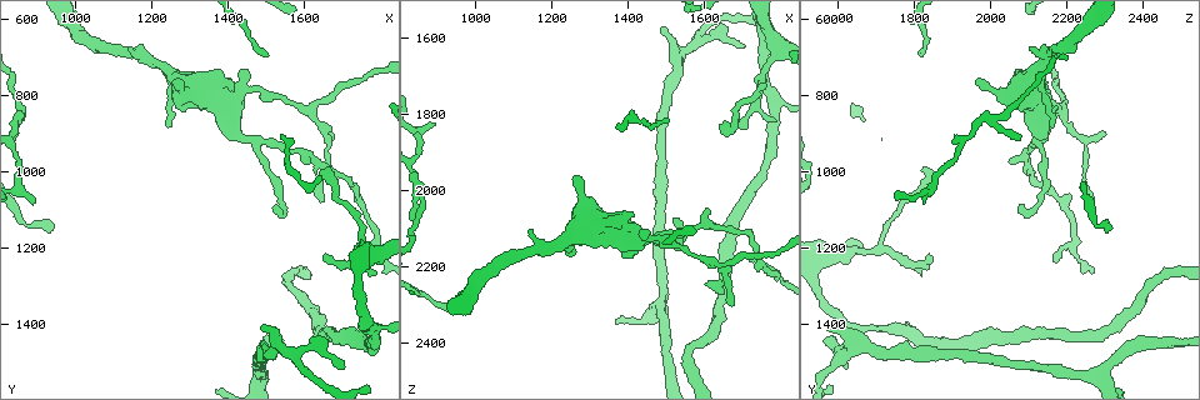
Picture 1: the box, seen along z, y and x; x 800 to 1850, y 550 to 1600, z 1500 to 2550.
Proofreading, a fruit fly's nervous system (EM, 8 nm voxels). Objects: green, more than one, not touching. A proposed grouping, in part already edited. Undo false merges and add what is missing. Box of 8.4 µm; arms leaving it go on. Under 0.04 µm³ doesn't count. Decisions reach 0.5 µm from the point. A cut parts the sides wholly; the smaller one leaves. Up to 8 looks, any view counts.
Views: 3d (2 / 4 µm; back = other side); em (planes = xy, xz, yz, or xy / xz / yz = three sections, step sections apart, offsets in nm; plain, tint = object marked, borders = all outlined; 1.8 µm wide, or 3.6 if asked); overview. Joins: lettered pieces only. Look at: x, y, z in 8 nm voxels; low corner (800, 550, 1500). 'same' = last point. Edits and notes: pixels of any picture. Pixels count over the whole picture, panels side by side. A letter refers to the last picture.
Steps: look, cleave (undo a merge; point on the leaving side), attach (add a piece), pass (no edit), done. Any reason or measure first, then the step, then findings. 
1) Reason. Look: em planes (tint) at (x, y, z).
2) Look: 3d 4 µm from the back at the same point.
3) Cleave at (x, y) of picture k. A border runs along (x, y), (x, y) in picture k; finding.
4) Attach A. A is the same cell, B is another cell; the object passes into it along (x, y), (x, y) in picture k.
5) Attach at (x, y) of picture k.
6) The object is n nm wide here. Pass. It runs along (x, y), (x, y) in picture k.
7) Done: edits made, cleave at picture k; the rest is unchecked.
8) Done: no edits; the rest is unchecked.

An open end. Look: 3d 4 µm from the back at (1490, 1420, 1575).

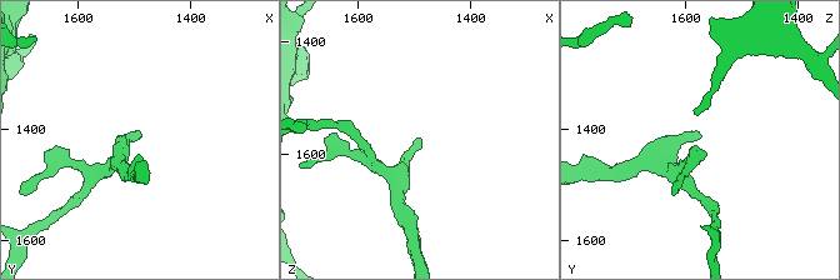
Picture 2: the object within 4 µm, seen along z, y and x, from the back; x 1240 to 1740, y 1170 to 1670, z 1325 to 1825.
Now the EM. Look: em xz step 8 (borders) at (1490, 1415, 1575).

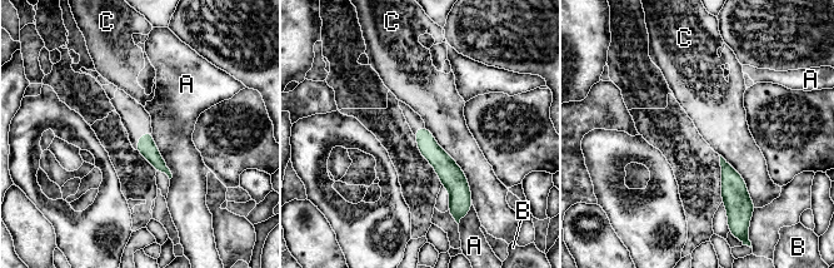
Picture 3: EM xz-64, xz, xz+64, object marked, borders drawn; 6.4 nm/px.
Look: em planes (borders) at the same point.

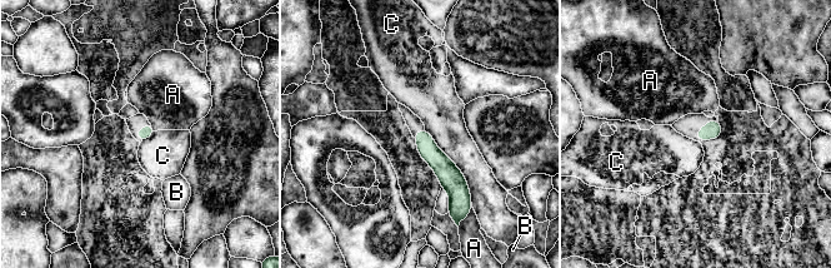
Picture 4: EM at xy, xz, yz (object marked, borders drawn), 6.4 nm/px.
The longest contact is with C, 550 nm. Pass. A, B and C are other cells; none of them fits.

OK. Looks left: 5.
Abrupt turn. Look: 3d 4 µm from the back at (1795, 1210, 1630).

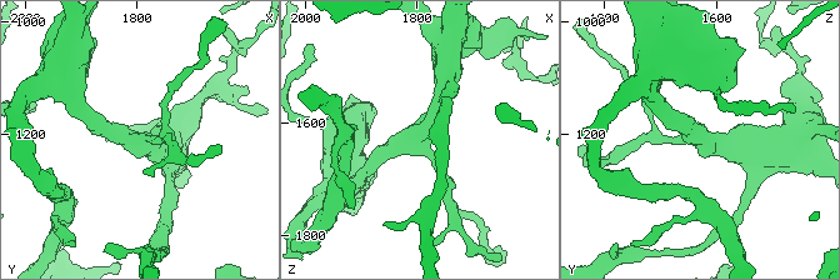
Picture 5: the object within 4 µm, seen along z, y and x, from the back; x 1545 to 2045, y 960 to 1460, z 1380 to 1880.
Look: em planes (borders) at (1795, 1210, 1625).

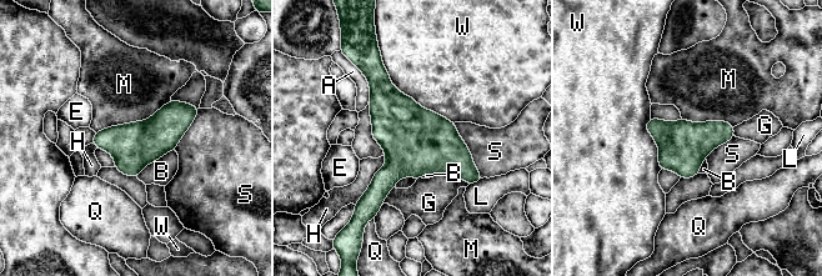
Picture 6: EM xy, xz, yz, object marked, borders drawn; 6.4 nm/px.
Pass. A, B, E, G, H, L, M, Q, S and W are other cells; a border runs along (170, 100), (145, 120), (95, 133) in picture 6; continuous, no second neuron.

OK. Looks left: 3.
Look: em planes (borders) at (1780, 1405, 1755).

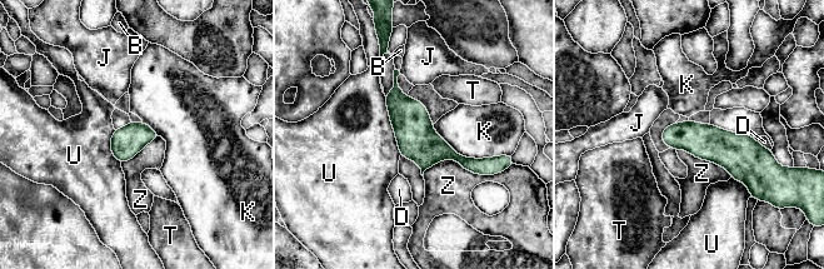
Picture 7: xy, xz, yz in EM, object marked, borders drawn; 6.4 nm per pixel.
Pass. B, D, J, K, T, U and Z are other cells; all the same neuron.

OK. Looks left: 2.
Calibre changes. Look: em planes (borders) at (1230, 735, 2130).

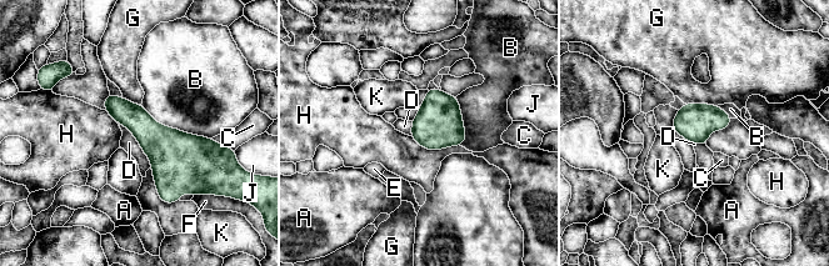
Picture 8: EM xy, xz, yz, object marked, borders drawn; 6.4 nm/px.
The longest contact is with B, 500 nm. Pass. A, B, C, D, E, F, G, H, J and K are other cells; a border runs along (116, 120), (135, 137), (153, 169) in picture 8; all the same neuron.

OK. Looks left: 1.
Done: no edits; the rest is unchecked.

